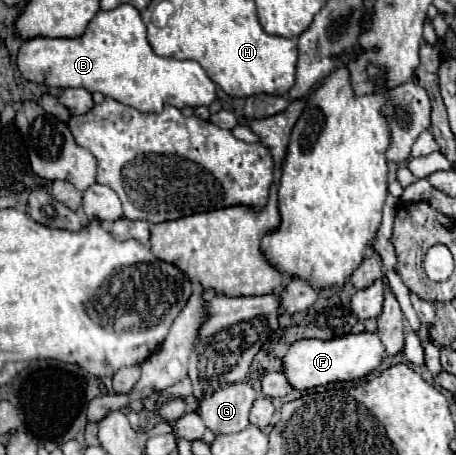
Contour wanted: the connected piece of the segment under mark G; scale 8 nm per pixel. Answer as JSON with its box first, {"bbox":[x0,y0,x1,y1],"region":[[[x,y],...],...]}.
{"bbox":[197,383,257,433],"region":[[[233,383],[199,399],[197,413],[213,433],[239,433],[249,425],[249,411],[257,397],[251,383]]]}

